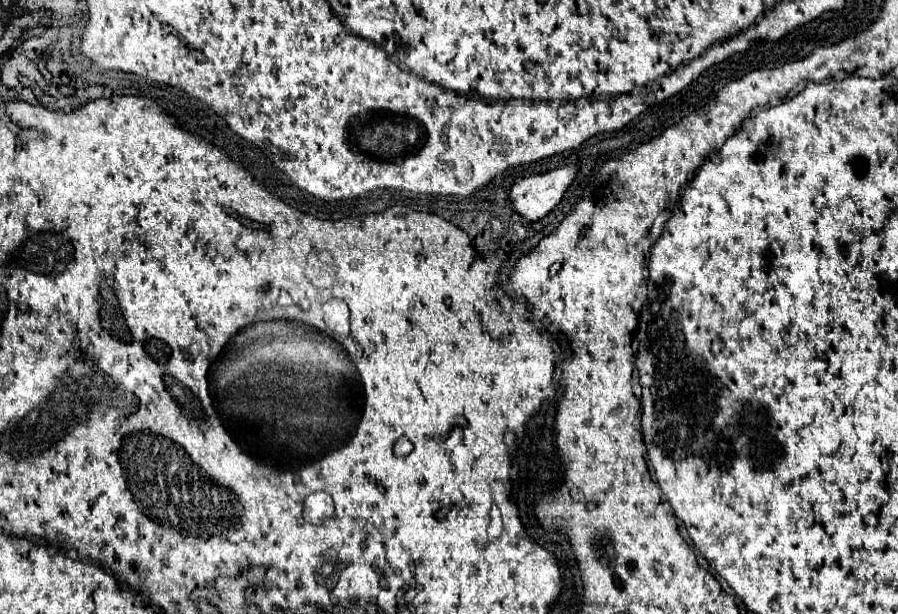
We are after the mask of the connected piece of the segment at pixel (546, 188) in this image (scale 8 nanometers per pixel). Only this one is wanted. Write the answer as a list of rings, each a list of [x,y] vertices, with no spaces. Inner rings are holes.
[[[559,167],[543,175],[517,179],[509,189],[513,211],[527,221],[539,221],[559,205],[563,193],[575,179],[575,173],[577,167]]]

